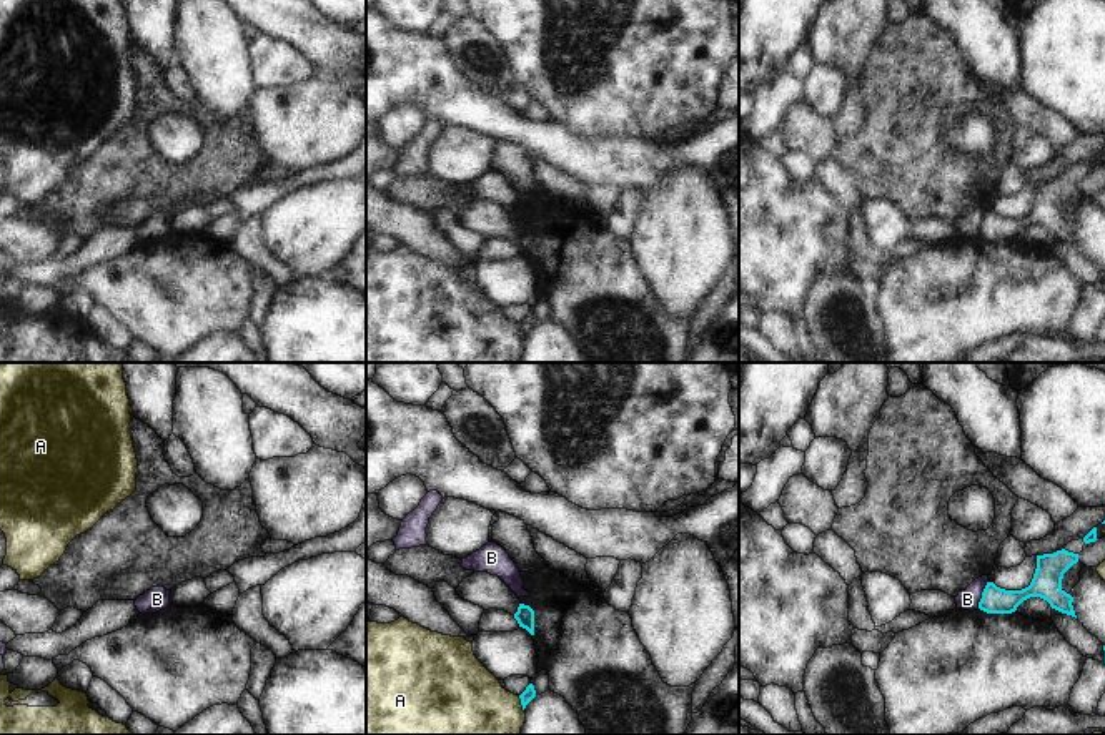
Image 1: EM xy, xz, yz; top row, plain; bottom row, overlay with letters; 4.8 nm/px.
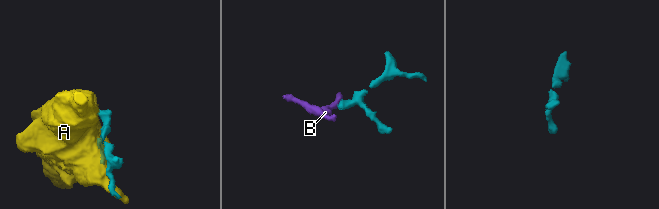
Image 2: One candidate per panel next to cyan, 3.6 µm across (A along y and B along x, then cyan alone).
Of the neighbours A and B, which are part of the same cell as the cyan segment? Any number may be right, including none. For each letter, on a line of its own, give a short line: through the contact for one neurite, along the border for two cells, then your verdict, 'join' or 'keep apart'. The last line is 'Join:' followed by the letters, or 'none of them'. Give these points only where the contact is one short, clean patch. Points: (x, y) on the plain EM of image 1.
A: keep apart
B: yz (987, 208), (977, 235) | keep apart
Join: none of them

